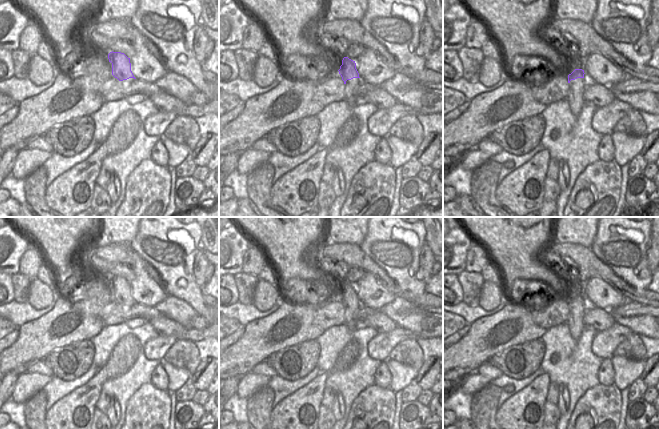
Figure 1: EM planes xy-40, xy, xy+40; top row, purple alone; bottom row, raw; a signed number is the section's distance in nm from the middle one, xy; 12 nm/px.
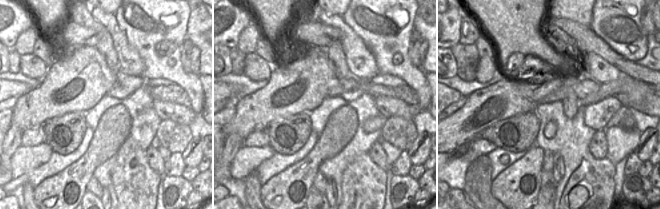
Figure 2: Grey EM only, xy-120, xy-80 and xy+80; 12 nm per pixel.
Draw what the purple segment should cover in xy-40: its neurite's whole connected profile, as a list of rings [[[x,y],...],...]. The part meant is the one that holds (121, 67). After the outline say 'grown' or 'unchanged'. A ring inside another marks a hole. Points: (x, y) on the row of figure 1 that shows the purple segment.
[[[110,52],[109,62],[112,63],[112,75],[122,82],[123,86],[129,86],[135,80],[132,71],[130,58],[121,52]]]; grown

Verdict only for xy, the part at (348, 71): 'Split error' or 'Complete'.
Split error.

